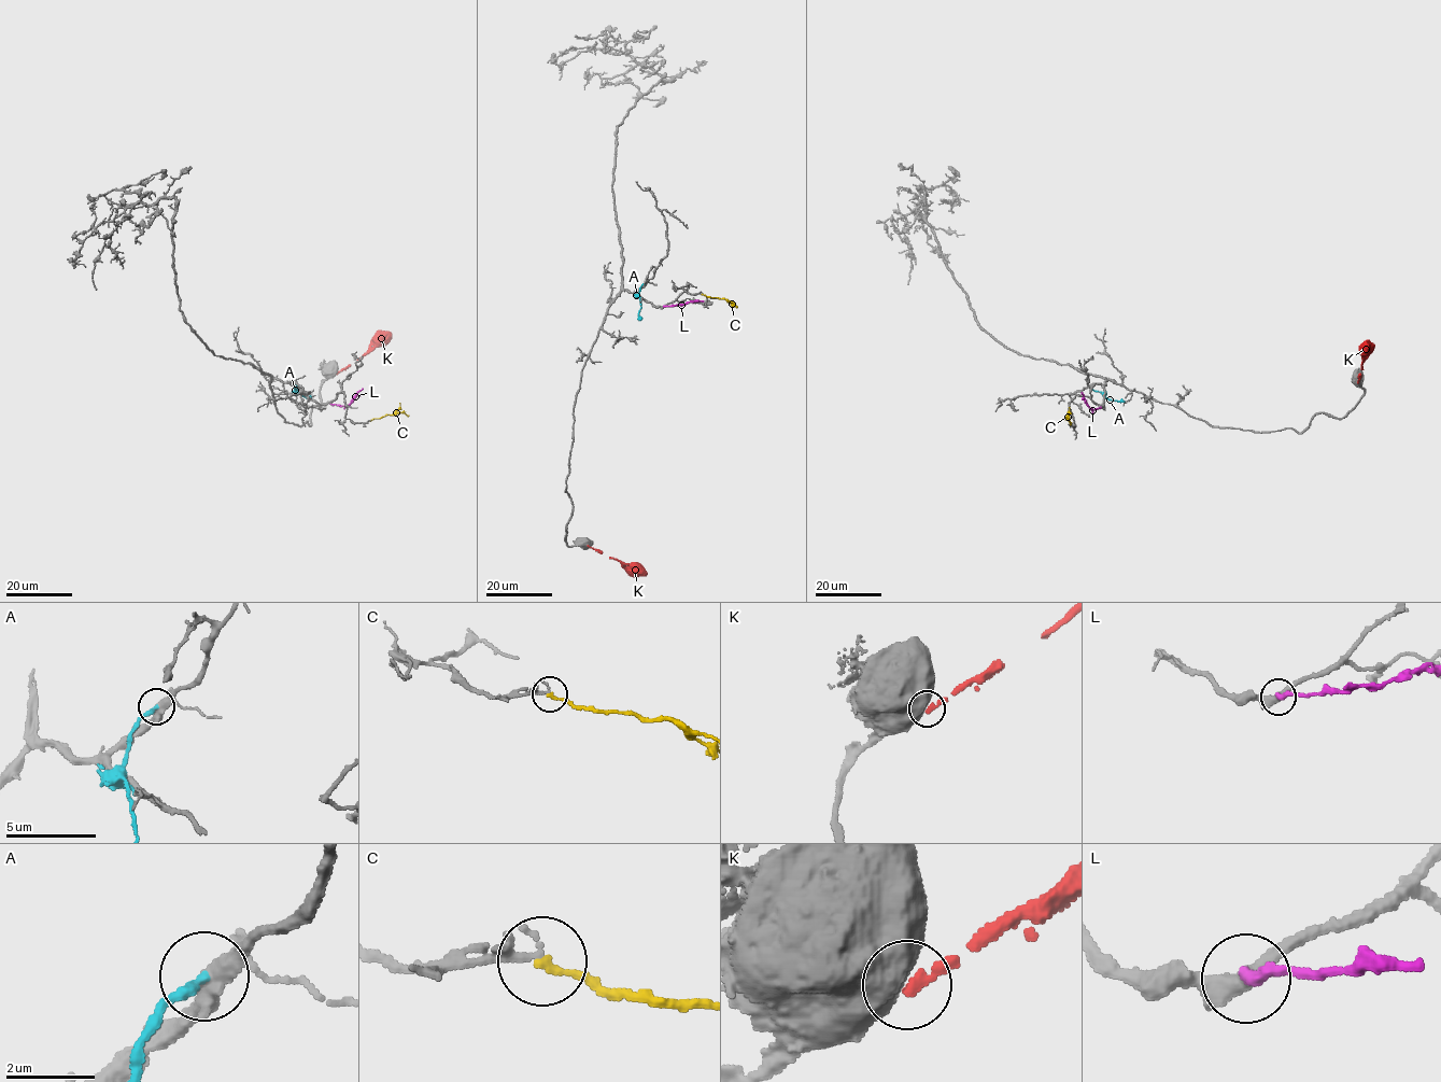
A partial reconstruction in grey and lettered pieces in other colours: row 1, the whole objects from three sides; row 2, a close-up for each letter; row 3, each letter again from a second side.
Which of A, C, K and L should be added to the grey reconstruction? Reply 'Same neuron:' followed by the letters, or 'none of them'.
Same neuron: C

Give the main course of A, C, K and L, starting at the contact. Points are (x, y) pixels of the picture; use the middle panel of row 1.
A: (645, 282), (638, 296), (640, 320)
C: (702, 294), (726, 298), (737, 307)
K: (587, 545), (623, 562), (635, 564), (647, 574)
L: (664, 306), (704, 300)

